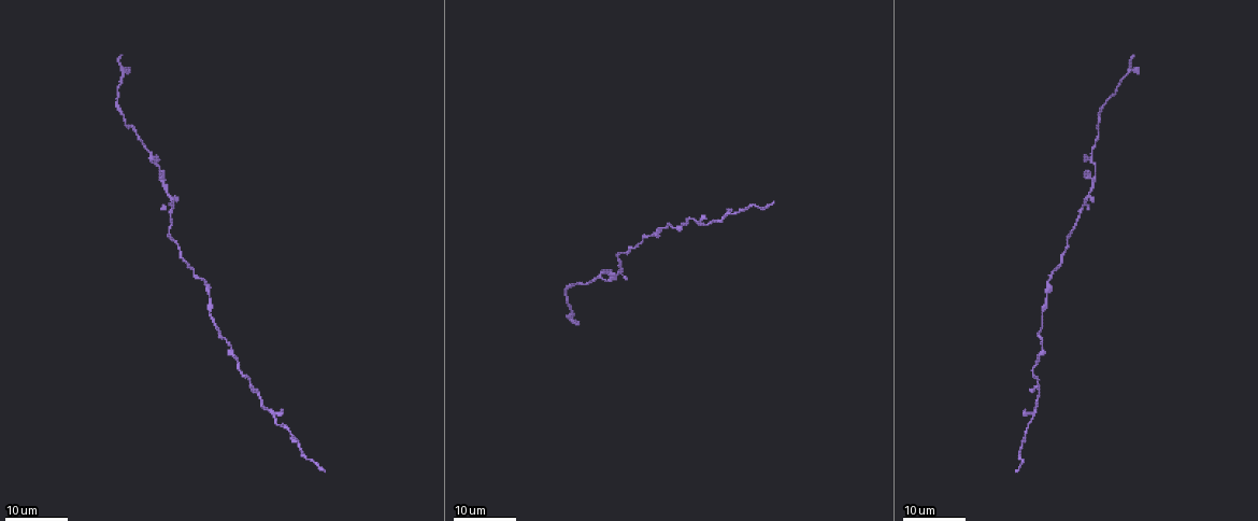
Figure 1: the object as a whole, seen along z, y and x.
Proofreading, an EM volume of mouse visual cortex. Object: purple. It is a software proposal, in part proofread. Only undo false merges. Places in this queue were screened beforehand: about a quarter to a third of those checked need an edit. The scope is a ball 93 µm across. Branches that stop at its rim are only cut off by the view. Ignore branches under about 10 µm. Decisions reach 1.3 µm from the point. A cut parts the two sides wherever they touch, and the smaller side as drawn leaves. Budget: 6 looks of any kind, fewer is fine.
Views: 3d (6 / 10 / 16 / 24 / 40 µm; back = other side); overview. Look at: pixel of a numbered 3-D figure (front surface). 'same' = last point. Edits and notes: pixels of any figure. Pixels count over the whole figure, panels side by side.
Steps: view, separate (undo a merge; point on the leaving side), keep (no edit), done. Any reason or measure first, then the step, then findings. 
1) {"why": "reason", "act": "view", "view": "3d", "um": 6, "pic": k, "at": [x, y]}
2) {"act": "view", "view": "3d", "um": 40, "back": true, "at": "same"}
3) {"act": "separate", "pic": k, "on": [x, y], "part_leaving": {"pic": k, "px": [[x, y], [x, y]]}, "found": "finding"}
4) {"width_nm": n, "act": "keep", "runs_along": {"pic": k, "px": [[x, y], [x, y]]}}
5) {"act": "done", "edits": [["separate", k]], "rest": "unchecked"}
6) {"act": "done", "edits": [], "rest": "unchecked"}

{"why": "three arms meet", "act": "view", "view": "3d", "um": 16, "pic": 1, "at": [1094, 180]}

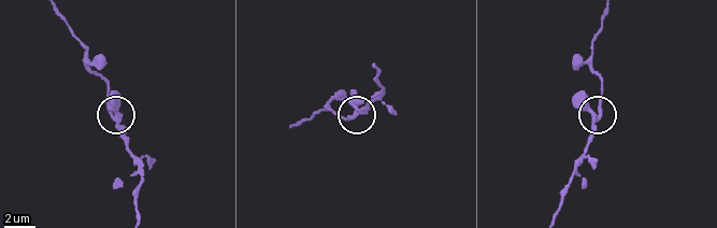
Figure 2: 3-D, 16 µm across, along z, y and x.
{"why": "closer look", "act": "view", "view": "3d", "um": 6, "pic": 2, "at": [351, 119]}

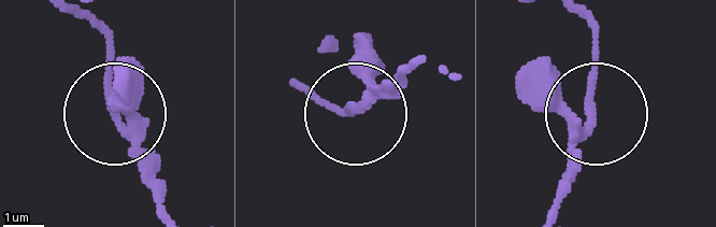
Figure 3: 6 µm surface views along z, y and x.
{"arms": 3, "act": "keep", "found": "one neuron here"}

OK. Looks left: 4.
{"why": "three-way junction", "act": "view", "view": "3d", "um": 24, "pic": 1, "at": [1084, 205]}

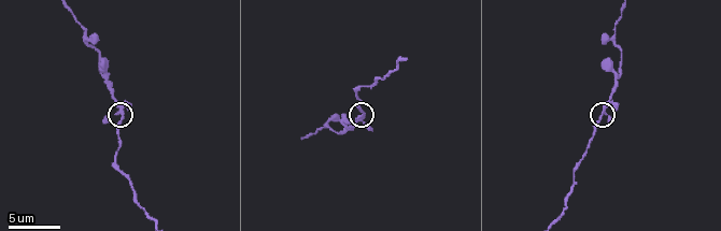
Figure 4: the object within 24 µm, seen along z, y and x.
{"why": "closer look", "act": "view", "view": "3d", "um": 6, "pic": 4, "at": [599, 118]}

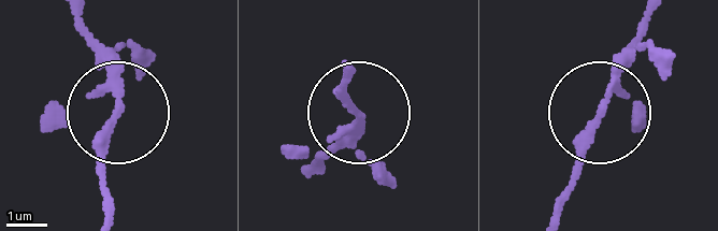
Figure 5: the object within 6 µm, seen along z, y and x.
{"act": "keep", "runs_along": {"pic": 5, "px": [[556, 211], [614, 57], [638, 30]]}, "found": "continuous, no second neuron"}

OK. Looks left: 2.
{"why": "side arm on a straight run", "act": "view", "view": "3d", "um": 16, "pic": 1, "at": [272, 418]}

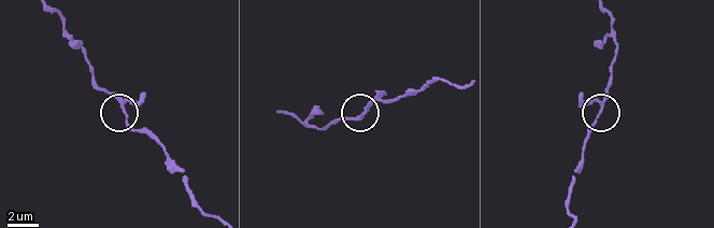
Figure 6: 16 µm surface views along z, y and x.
{"act": "view", "view": "3d", "um": 6, "pic": 6, "at": [600, 108]}

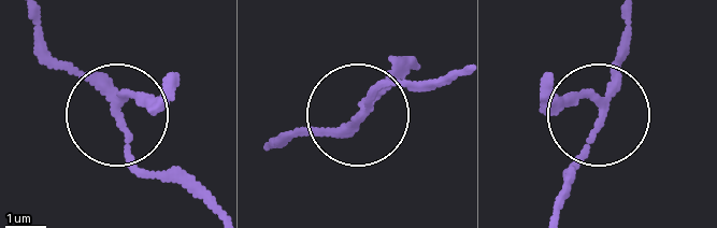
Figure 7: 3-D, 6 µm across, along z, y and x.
{"width_nm": 160, "act": "keep", "runs_along": {"pic": 7, "px": [[32, 19], [104, 102], [134, 164], [162, 181]]}, "found": "one neuron here"}

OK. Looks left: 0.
{"act": "done", "edits": [], "rest": "unchecked"}

